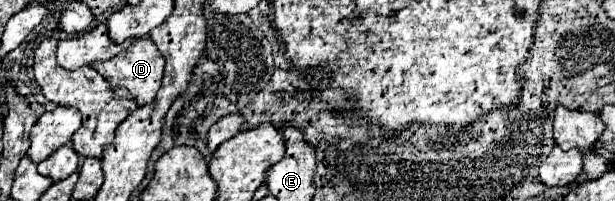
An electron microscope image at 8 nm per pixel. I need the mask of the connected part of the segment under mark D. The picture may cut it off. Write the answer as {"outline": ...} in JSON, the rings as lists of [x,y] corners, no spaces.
{"outline":[[[138,38],[132,42],[128,50],[122,50],[118,56],[106,62],[94,62],[92,66],[98,70],[100,76],[104,76],[110,82],[112,88],[120,88],[120,86],[128,88],[128,92],[132,94],[138,106],[144,106],[154,100],[162,82],[162,74],[164,74],[164,58],[150,38]]]}

